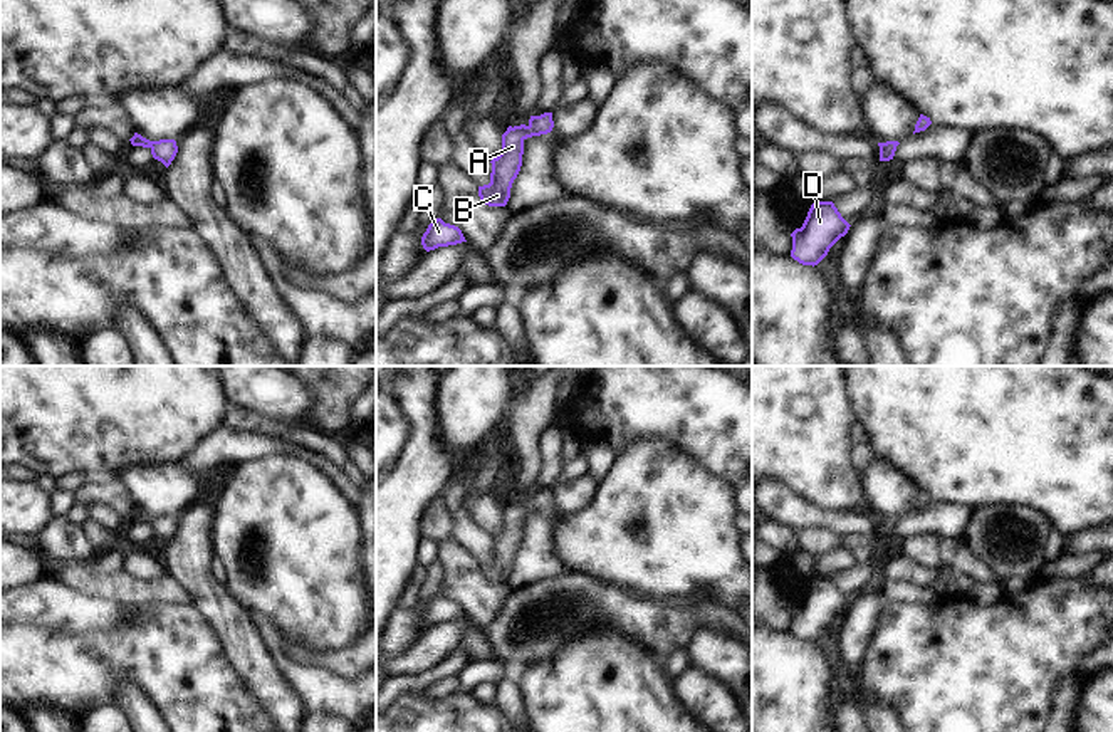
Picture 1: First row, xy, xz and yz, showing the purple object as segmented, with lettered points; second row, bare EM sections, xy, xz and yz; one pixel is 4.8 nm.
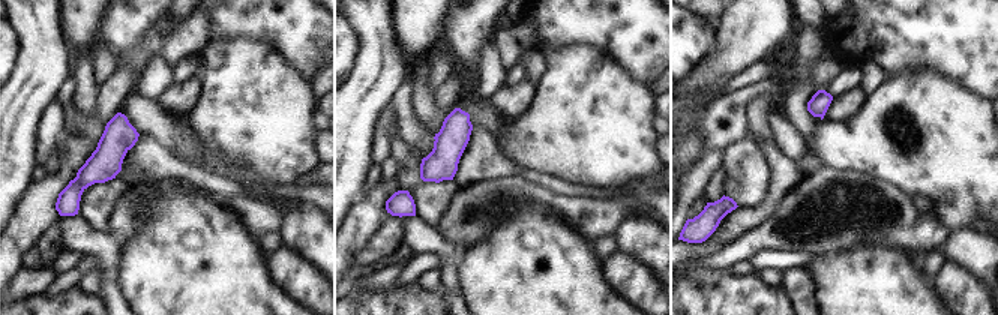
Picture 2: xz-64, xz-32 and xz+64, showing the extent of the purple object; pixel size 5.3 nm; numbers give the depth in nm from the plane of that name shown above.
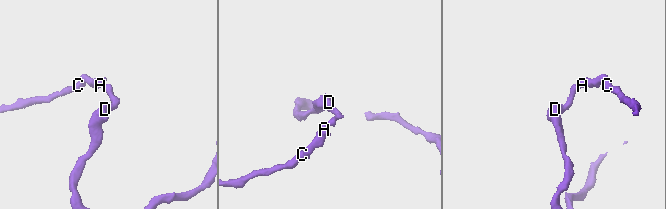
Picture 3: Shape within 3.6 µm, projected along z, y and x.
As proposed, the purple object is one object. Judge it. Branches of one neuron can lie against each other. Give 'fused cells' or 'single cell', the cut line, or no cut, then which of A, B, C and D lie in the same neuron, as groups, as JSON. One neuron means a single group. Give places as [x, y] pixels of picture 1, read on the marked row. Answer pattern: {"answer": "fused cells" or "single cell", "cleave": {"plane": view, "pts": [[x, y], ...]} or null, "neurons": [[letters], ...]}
{"answer": "single cell", "cleave": null, "neurons": [["A", "B", "C", "D"]]}

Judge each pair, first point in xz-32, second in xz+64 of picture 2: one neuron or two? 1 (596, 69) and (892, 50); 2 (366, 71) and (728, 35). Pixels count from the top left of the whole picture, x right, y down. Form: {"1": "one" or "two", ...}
{"1": "two", "2": "two"}

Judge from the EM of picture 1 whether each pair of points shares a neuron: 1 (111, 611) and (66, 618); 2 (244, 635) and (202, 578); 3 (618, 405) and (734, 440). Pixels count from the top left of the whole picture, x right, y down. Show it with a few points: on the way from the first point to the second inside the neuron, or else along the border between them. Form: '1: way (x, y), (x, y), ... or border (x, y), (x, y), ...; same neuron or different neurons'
1: way (99, 615), (78, 615); same neuron
2: way (230, 622), (203, 591); same neuron
3: way (647, 405), (690, 405), (705, 413); same neuron

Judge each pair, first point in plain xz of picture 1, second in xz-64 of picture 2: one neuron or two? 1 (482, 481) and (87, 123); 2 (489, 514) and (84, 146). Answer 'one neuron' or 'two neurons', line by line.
1: two neurons
2: two neurons

